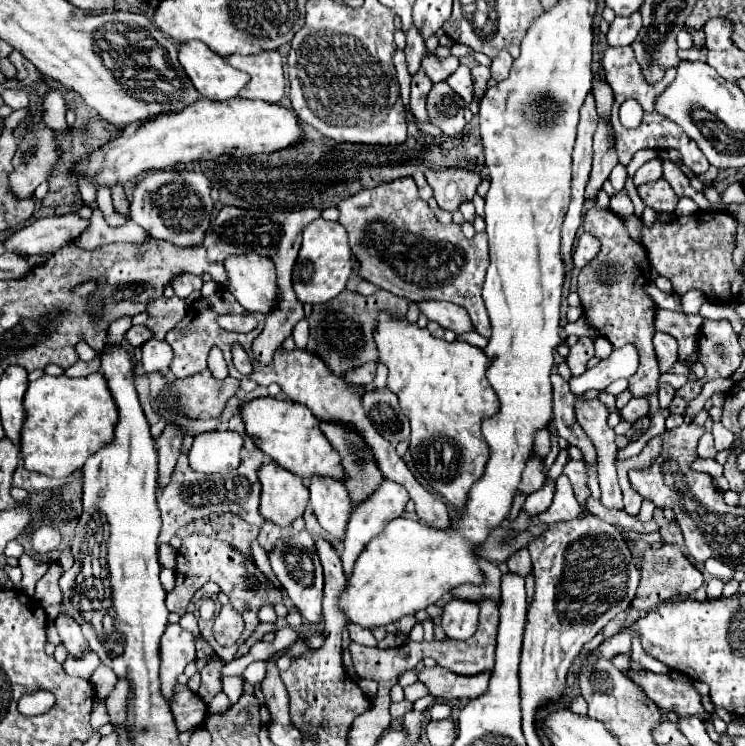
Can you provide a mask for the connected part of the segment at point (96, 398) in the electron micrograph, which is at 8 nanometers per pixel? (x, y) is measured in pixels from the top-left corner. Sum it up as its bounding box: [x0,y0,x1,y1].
[21,375,117,477]

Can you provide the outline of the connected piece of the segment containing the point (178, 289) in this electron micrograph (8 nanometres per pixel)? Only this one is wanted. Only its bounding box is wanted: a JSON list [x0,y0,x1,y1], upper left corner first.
[171,275,203,299]

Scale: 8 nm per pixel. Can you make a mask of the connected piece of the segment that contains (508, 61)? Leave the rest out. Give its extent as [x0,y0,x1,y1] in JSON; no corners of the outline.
[491,51,513,81]

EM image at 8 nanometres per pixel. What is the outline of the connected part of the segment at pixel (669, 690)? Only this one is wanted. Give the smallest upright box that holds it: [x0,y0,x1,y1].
[625,671,711,721]

